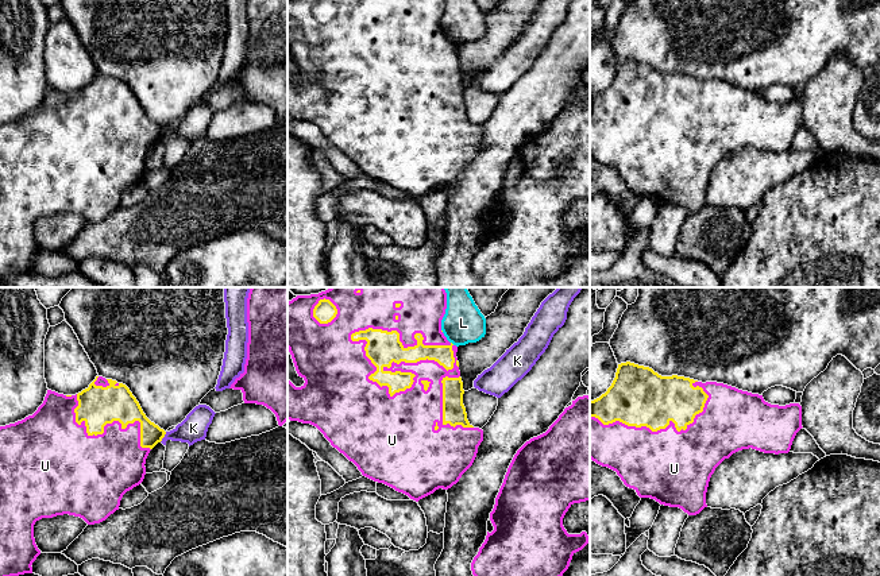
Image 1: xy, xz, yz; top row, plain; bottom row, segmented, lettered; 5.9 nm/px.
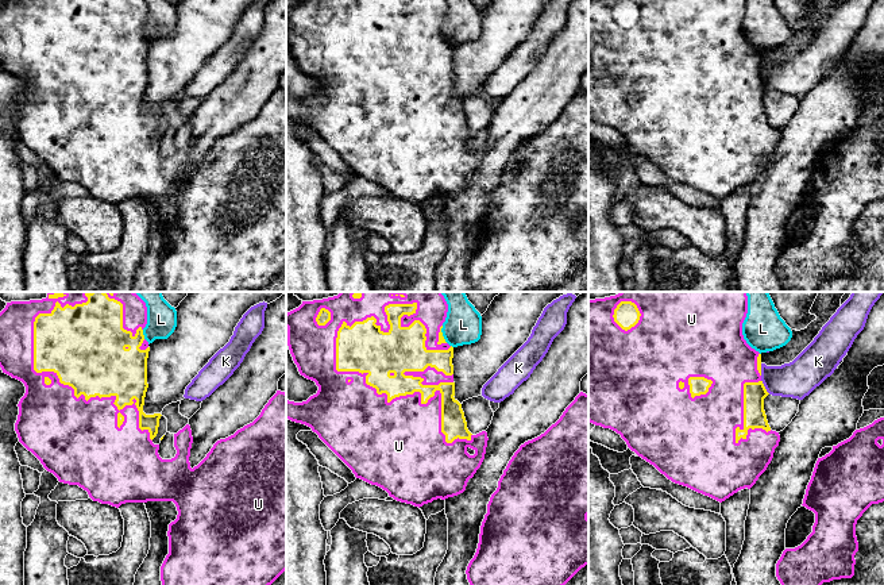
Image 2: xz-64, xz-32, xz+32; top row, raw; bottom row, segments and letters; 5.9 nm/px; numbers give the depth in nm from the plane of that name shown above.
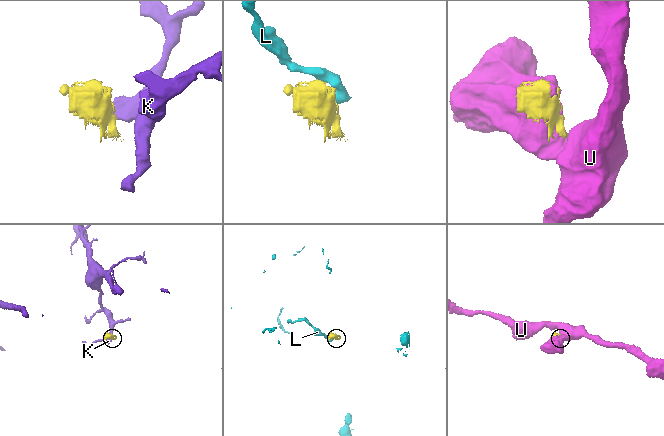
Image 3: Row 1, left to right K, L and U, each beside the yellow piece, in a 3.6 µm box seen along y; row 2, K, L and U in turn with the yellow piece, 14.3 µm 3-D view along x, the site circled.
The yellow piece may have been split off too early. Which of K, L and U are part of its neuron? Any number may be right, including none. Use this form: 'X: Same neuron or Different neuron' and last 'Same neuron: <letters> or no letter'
K: Different neuron
L: Different neuron
U: Same neuron
Same neuron: U

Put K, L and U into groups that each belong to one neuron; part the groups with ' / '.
K / L / U

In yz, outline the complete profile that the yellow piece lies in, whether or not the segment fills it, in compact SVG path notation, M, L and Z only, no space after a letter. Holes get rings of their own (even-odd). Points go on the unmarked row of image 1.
M626 59L618 62L607 89L590 98L590 156L615 169L640 196L696 213L707 205L710 175L725 156L749 146L788 151L802 125L799 101L771 103L763 93L723 81L661 74Z

